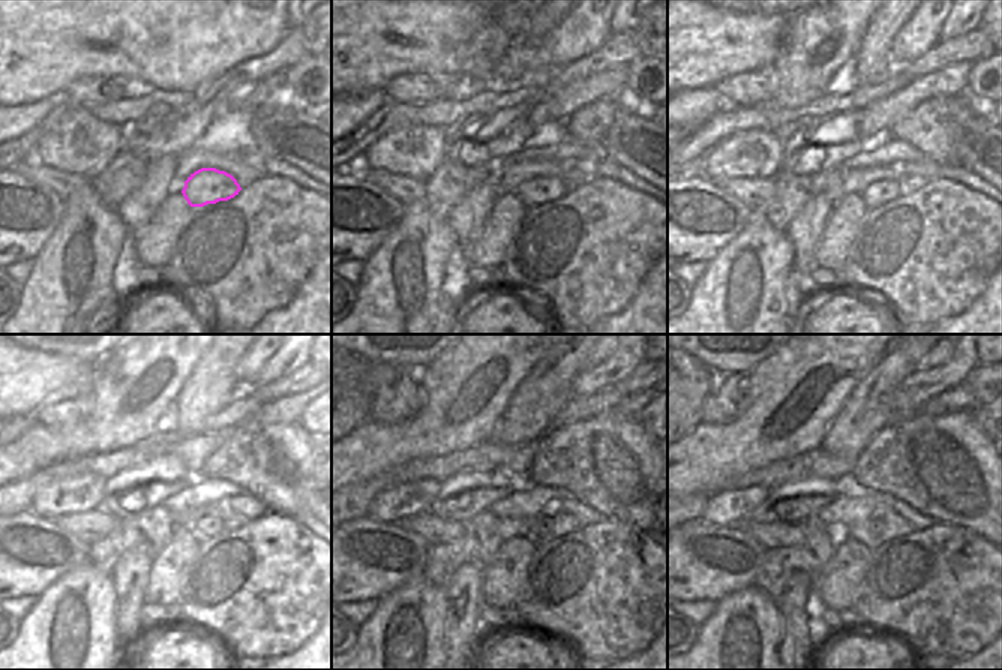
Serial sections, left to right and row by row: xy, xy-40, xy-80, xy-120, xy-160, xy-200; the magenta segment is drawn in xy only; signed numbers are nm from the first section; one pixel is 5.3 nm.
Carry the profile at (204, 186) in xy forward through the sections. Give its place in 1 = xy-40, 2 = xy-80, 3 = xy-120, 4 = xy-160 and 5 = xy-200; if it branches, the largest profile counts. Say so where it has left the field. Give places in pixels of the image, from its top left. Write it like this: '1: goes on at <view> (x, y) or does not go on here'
1: goes on at xy-40 (537, 191)
2: goes on at xy-80 (879, 192)
3: goes on at xy-120 (209, 526)
4: goes on at xy-160 (536, 529)
5: goes on at xy-200 (876, 525)

